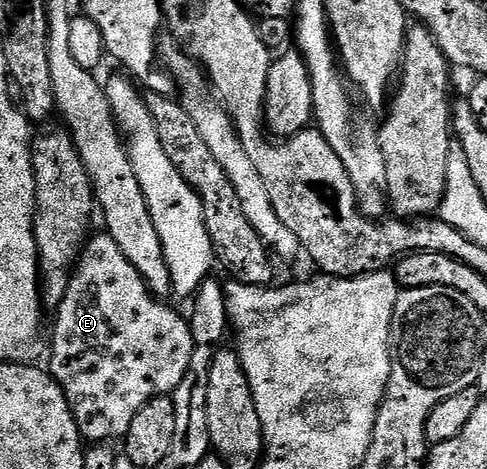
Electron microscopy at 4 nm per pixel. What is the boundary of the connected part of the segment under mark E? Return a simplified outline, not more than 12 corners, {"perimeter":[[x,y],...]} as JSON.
{"perimeter":[[107,234],[56,309],[82,441],[128,437],[191,366],[188,319]]}

